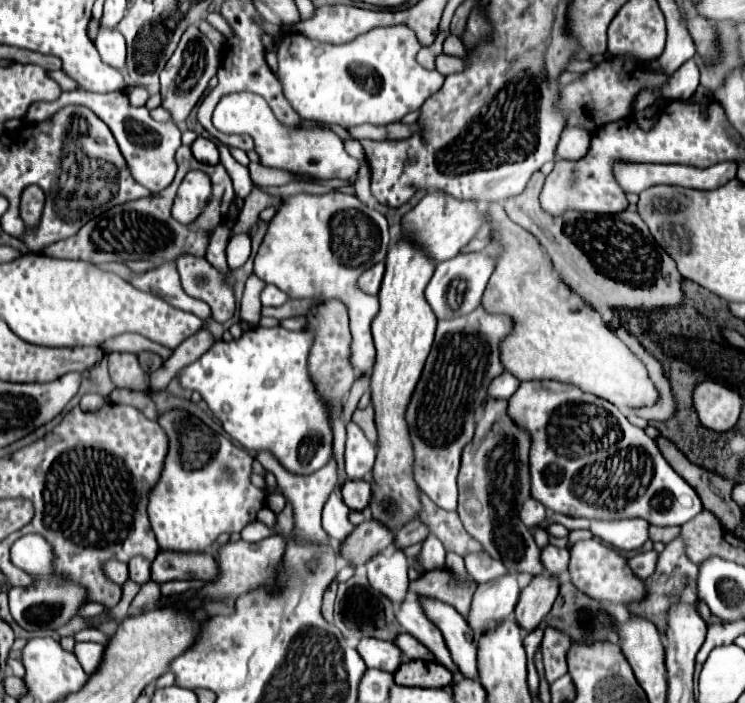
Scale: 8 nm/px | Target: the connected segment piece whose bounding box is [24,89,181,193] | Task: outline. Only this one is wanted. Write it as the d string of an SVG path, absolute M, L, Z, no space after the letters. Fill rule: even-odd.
M85 89L65 91L61 97L53 103L35 103L25 115L24 120L28 123L39 123L49 119L59 109L67 105L83 105L89 107L101 121L107 123L113 137L117 139L117 145L129 165L129 171L135 181L139 181L143 187L147 187L151 193L163 191L175 177L175 151L181 147L181 131L175 123L159 123L153 121L147 107L133 107L129 103L127 93L113 91L113 93L91 93Z

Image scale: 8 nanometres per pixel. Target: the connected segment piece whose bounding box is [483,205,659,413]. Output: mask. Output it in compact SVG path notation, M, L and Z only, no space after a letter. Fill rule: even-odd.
M501 205L487 211L493 219L495 237L501 243L501 255L483 295L483 307L489 313L513 317L515 329L501 343L501 361L519 381L561 381L597 395L621 411L651 407L659 391L651 381L643 361L619 341L613 329L607 329L603 317L591 309L569 285L557 277L555 267L543 253L539 241L523 227L515 225Z

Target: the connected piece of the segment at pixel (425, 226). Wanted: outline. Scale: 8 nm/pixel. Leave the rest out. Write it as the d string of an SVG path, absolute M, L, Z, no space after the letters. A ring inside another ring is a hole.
M437 189L426 192L419 205L403 217L403 233L407 237L415 237L415 241L419 241L419 245L423 245L423 249L427 249L435 261L445 261L455 257L485 223L487 215L483 209L479 209L477 201L459 201Z

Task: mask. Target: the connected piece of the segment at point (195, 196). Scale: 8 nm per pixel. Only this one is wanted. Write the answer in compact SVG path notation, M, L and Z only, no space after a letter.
M189 171L183 183L179 185L173 203L173 217L181 223L193 223L195 217L203 213L209 201L211 201L209 175L203 171Z

